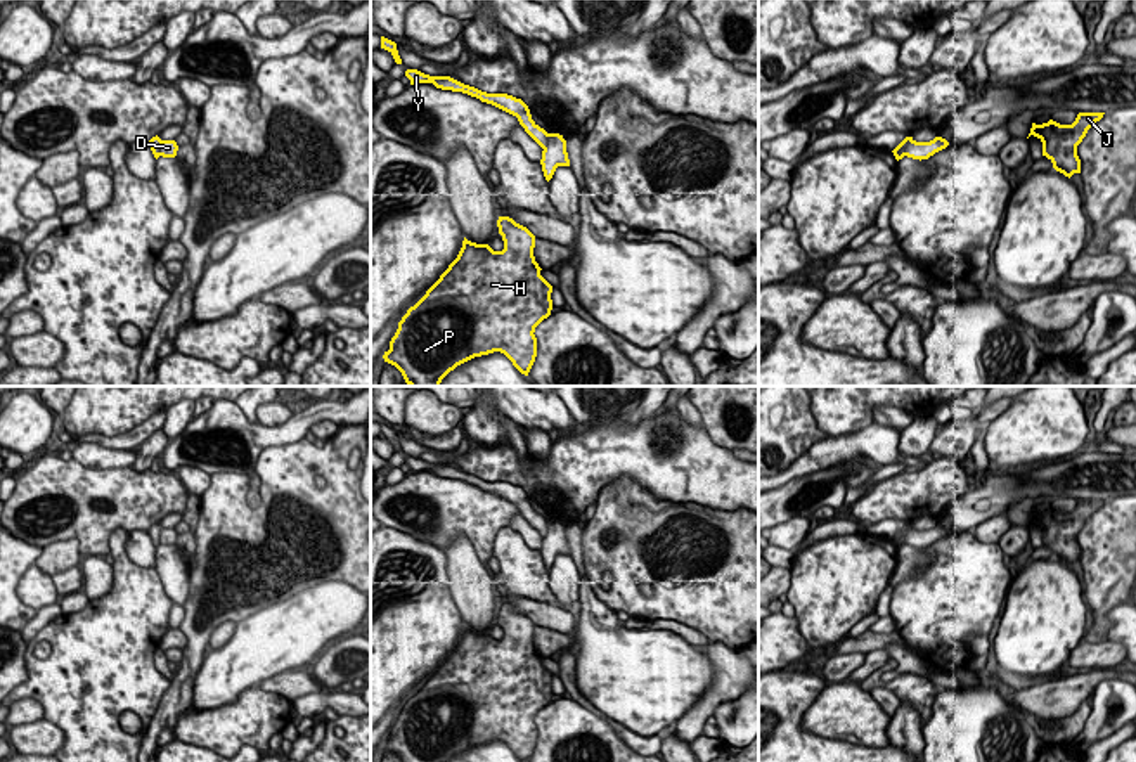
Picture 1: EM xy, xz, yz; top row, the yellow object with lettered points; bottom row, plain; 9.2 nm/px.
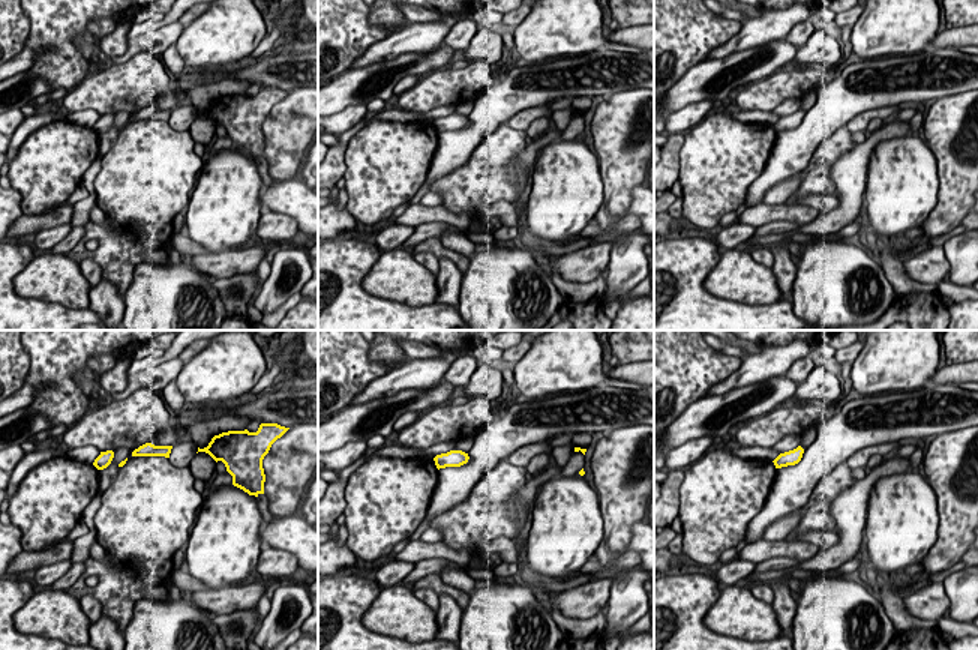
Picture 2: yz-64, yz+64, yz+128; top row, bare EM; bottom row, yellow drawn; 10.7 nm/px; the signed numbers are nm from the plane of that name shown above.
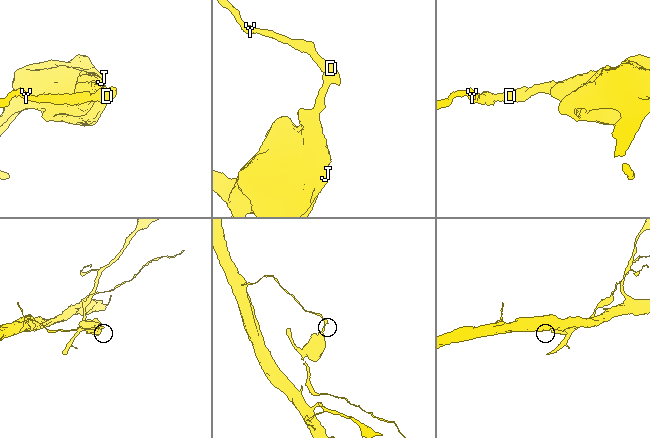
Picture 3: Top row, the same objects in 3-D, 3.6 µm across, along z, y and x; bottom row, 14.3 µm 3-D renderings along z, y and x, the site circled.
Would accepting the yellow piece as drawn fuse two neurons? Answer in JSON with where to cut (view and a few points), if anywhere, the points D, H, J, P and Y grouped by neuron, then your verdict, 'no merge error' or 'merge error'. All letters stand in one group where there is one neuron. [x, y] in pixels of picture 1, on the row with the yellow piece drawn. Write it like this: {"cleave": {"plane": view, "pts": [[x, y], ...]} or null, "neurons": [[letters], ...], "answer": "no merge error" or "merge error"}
{"cleave": {"plane": "xz", "pts": [[549, 134], [544, 149]]}, "neurons": [["D", "H", "J", "P"], ["Y"]], "answer": "merge error"}

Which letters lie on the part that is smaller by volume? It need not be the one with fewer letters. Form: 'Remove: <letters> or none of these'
Remove: D, H, J, P

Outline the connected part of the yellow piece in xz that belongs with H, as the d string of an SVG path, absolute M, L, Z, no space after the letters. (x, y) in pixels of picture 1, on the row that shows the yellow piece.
M499 216L497 227L502 251L464 237L457 258L398 322L383 358L402 372L409 386L440 386L457 365L494 352L504 353L528 376L537 357L535 327L552 310L552 286L535 262L535 236L509 216Z

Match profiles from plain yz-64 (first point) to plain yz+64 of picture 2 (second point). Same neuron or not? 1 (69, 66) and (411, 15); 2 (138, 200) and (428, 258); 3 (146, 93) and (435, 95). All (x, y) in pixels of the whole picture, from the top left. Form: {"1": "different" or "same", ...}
{"1": "different", "2": "different", "3": "same"}

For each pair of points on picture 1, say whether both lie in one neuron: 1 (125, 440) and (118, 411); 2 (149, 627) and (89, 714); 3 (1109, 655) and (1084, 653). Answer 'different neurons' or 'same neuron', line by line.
1: different neurons
2: same neuron
3: same neuron

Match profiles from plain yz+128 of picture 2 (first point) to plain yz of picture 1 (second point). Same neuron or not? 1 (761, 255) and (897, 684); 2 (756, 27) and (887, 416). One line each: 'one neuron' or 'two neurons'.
1: two neurons
2: two neurons

